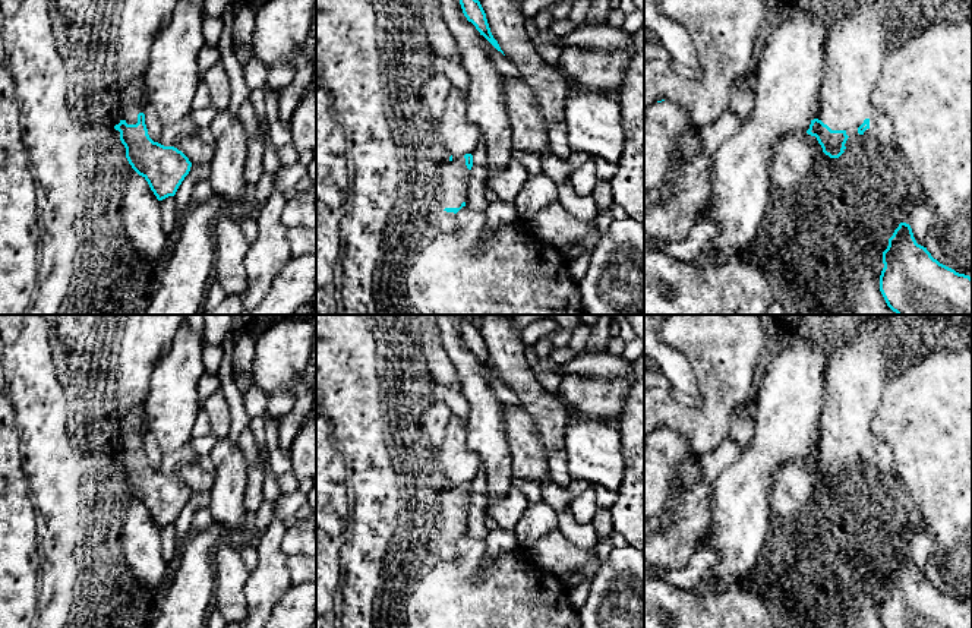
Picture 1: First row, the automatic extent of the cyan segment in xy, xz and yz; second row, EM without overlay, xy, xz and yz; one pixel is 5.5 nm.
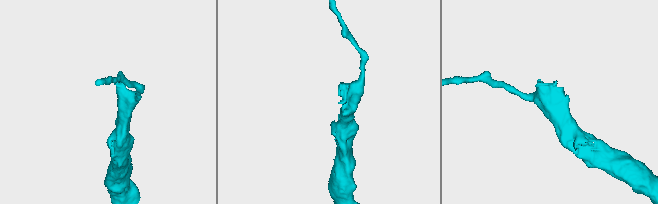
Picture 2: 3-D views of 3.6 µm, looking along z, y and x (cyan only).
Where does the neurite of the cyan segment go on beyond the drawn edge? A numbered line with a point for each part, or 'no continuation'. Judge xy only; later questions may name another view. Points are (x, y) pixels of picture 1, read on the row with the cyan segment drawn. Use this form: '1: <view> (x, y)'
1: xy (125, 100)

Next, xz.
1: xz (445, 180)

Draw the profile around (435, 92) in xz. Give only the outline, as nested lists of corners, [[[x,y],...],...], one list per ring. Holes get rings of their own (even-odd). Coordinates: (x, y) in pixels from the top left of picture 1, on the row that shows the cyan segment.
[[[436,73],[423,88],[423,101],[430,110],[430,114],[438,120],[445,110],[445,101],[452,88],[452,83],[442,75]]]

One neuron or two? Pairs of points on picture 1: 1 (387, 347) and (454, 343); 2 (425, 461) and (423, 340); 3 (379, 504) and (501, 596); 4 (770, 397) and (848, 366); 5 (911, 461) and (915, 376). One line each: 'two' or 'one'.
1: two
2: two
3: two
4: two
5: one

